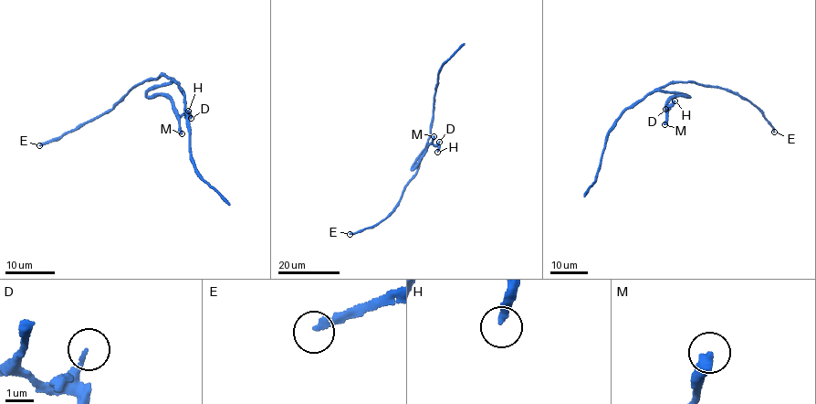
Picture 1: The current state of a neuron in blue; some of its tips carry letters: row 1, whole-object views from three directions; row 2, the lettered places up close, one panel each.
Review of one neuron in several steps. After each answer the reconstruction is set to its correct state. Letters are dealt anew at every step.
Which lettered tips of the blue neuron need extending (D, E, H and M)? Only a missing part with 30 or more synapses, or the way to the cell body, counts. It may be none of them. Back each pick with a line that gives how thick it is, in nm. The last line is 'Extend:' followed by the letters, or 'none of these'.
E: calibre 190 nm
M: calibre 420 nm
Extend: E, M

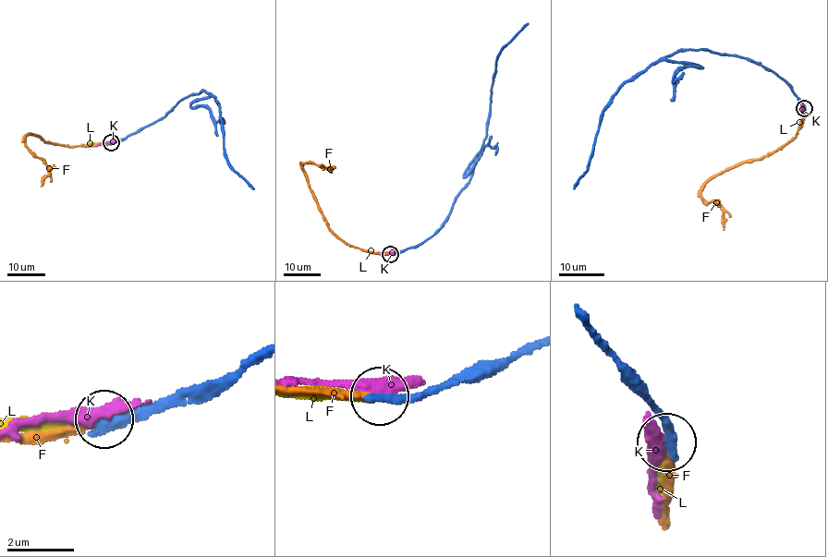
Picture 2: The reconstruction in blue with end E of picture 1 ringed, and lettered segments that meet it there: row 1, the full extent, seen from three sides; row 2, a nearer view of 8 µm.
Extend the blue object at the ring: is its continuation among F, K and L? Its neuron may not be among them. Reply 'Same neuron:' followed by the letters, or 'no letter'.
Same neuron: F

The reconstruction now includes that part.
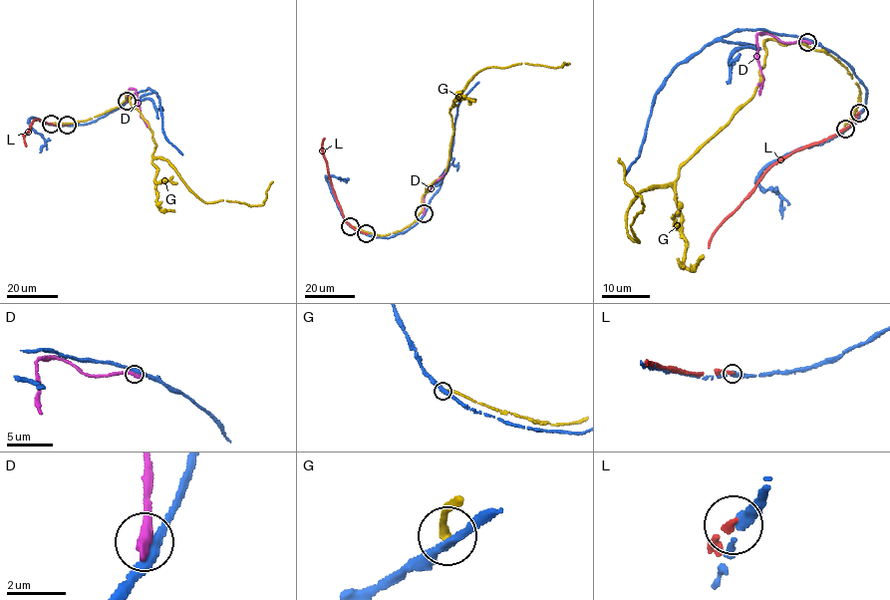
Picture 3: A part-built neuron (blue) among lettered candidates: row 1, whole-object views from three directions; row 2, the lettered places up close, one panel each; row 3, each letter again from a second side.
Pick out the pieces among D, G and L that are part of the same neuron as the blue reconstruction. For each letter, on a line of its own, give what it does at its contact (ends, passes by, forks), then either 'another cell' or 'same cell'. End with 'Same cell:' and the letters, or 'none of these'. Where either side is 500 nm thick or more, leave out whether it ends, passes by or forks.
D: it ends | another cell
G: it ends | another cell
L: it ends | another cell
Same cell: none of these

